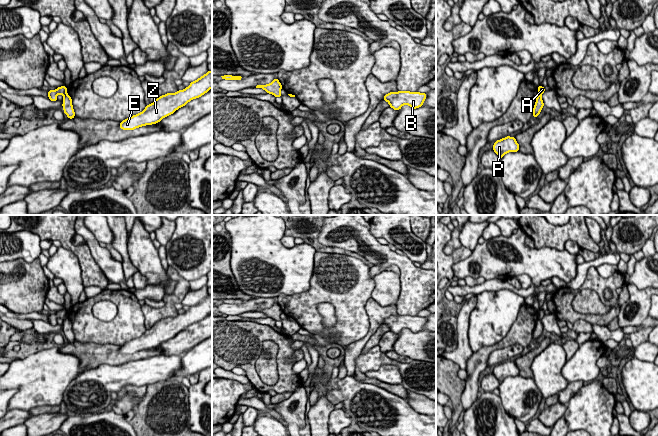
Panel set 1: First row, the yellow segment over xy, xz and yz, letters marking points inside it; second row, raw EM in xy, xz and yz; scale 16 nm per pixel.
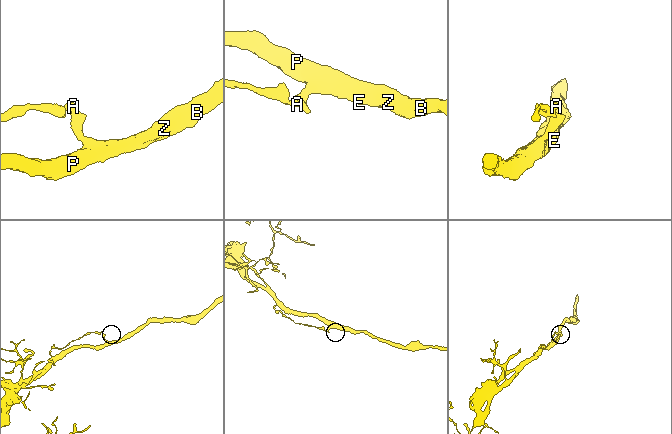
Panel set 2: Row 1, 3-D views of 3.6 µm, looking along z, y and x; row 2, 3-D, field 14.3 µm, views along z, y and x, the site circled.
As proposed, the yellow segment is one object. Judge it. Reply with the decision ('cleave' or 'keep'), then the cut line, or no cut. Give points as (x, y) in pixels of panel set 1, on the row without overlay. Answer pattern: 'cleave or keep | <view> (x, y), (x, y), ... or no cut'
cleave | xy (67, 318), (64, 320)

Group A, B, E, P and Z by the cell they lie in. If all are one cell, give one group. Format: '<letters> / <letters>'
A / B E P Z

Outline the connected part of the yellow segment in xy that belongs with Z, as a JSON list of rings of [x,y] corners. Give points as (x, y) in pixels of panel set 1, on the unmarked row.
[[[212,295],[190,307],[184,314],[176,317],[167,317],[158,321],[153,327],[147,329],[139,338],[121,345],[119,352],[134,354],[136,352],[159,347],[161,343],[173,338],[189,325],[199,322],[212,312]]]

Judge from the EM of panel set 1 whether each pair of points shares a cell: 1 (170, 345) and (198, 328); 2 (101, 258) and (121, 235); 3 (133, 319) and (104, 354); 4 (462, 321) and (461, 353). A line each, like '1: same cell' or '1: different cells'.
1: same cell
2: different cells
3: different cells
4: same cell

